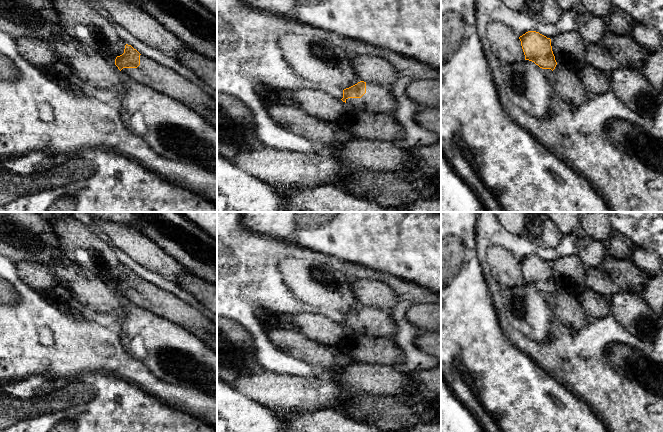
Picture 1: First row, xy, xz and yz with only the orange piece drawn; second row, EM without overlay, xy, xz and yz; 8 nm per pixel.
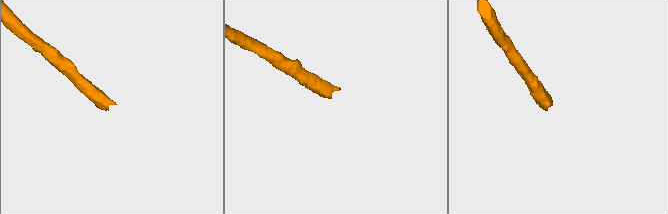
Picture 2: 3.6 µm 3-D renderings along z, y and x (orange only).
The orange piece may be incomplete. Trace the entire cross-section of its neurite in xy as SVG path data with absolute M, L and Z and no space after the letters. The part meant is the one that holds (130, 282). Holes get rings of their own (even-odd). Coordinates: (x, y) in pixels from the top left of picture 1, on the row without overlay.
M125 269L124 277L116 281L115 289L125 301L148 309L199 337L202 334L217 335L217 324L202 312L174 294L141 279L131 269Z

